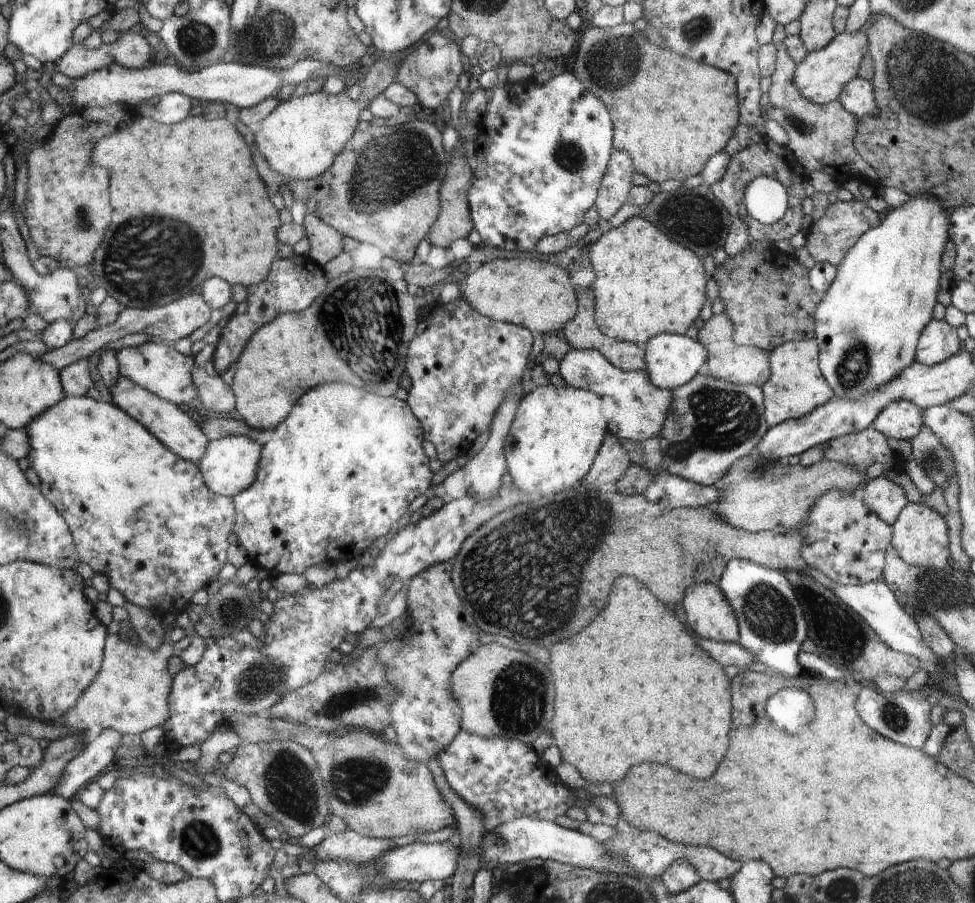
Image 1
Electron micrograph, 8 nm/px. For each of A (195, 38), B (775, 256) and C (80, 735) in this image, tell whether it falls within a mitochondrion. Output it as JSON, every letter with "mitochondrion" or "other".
{"A":"mitochondrion","B":"other","C":"other"}

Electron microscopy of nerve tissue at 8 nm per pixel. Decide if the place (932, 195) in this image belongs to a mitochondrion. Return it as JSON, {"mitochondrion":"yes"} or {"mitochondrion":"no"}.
{"mitochondrion":"no"}

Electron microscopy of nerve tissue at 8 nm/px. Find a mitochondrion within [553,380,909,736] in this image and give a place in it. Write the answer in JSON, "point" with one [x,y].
{"point":[722,419]}

